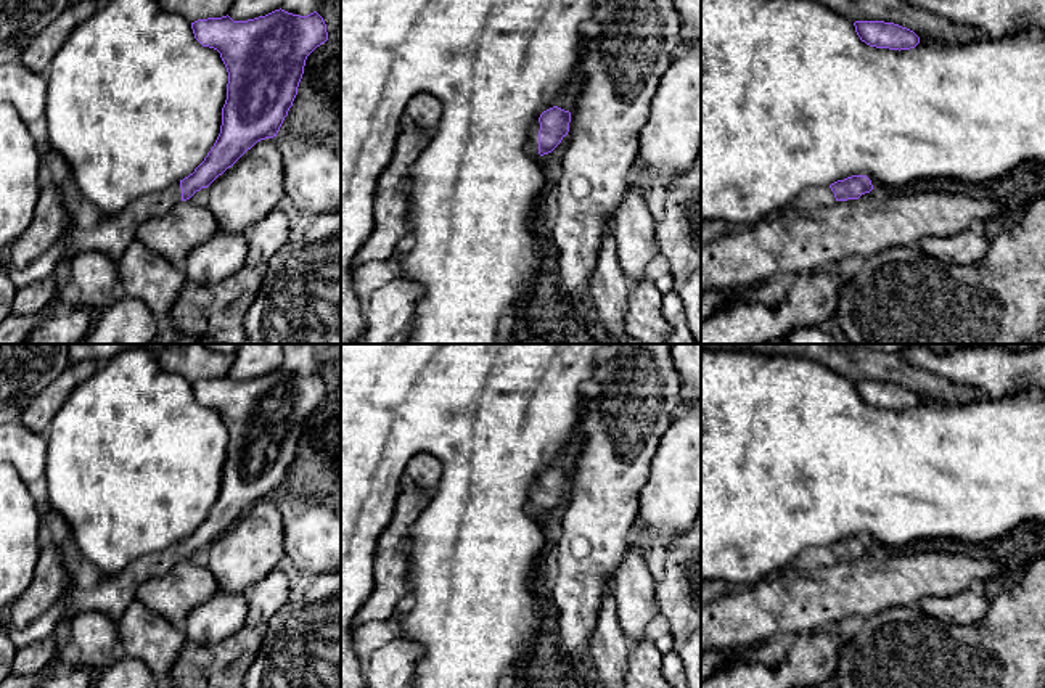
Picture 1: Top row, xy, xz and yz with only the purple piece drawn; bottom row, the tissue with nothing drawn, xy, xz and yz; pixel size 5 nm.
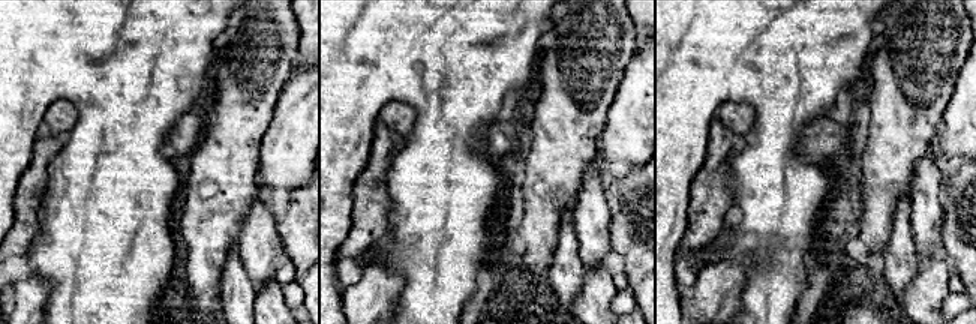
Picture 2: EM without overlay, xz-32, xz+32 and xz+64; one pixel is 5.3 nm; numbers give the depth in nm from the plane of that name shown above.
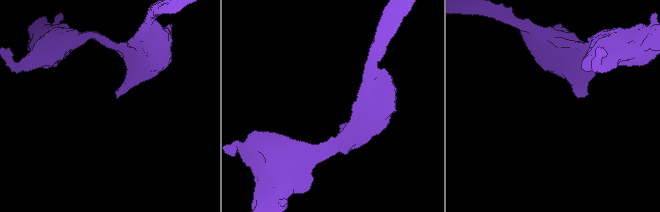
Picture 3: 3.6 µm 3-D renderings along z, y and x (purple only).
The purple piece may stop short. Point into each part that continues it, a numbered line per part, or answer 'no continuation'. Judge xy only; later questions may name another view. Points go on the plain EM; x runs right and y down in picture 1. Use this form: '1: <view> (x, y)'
1: xy (113, 593)

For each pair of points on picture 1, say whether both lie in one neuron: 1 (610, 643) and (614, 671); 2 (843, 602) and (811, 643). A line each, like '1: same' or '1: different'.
1: same
2: different

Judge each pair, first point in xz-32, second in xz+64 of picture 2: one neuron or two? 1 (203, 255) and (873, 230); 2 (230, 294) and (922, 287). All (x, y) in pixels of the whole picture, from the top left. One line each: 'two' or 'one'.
1: one
2: two

